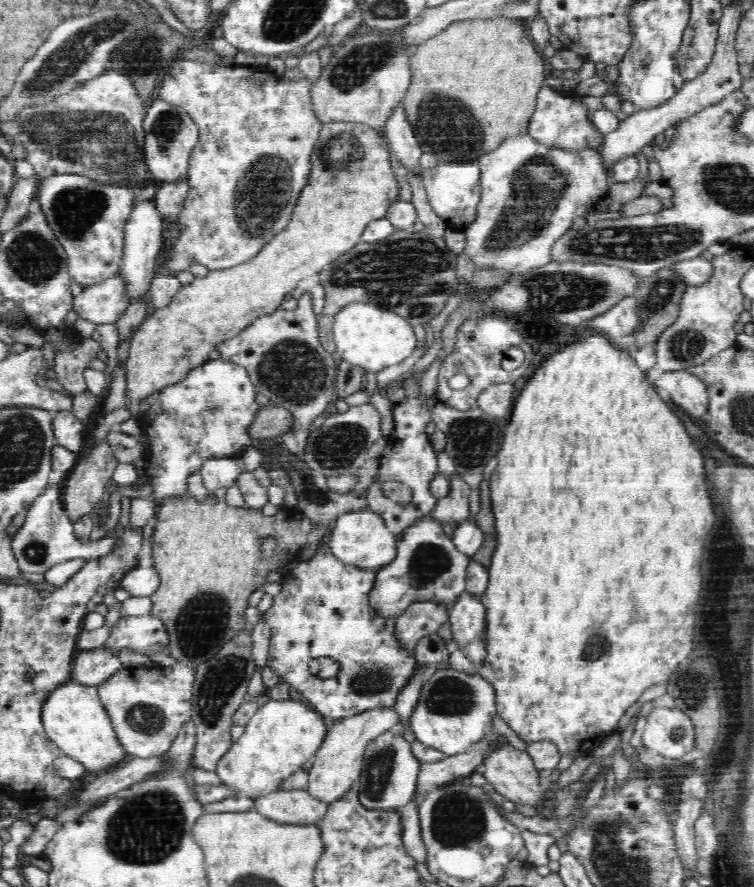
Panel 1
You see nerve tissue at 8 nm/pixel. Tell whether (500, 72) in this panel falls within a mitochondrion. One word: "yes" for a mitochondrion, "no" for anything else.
no

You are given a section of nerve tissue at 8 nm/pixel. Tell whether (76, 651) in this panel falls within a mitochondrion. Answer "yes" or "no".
no

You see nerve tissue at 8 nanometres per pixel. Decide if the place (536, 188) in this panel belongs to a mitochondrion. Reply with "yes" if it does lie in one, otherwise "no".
yes

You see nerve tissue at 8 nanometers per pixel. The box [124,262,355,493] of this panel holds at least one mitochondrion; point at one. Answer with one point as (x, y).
(292, 370)

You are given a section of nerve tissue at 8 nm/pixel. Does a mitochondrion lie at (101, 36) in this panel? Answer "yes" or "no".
yes

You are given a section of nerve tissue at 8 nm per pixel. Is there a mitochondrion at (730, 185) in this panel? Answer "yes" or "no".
yes

